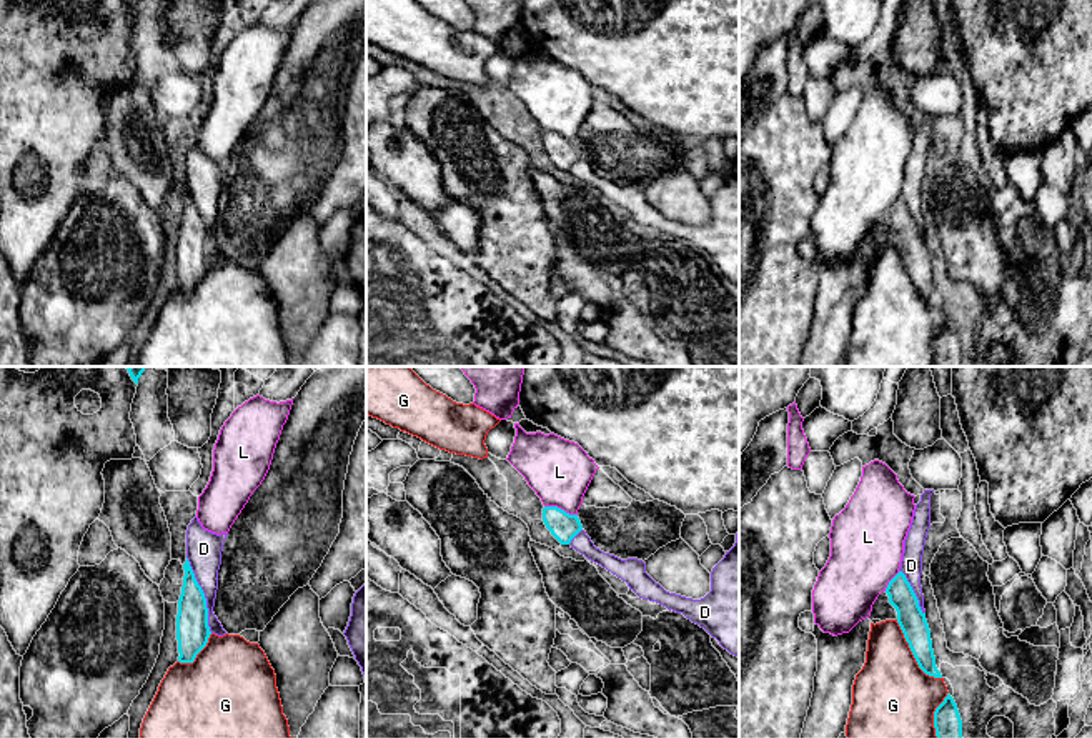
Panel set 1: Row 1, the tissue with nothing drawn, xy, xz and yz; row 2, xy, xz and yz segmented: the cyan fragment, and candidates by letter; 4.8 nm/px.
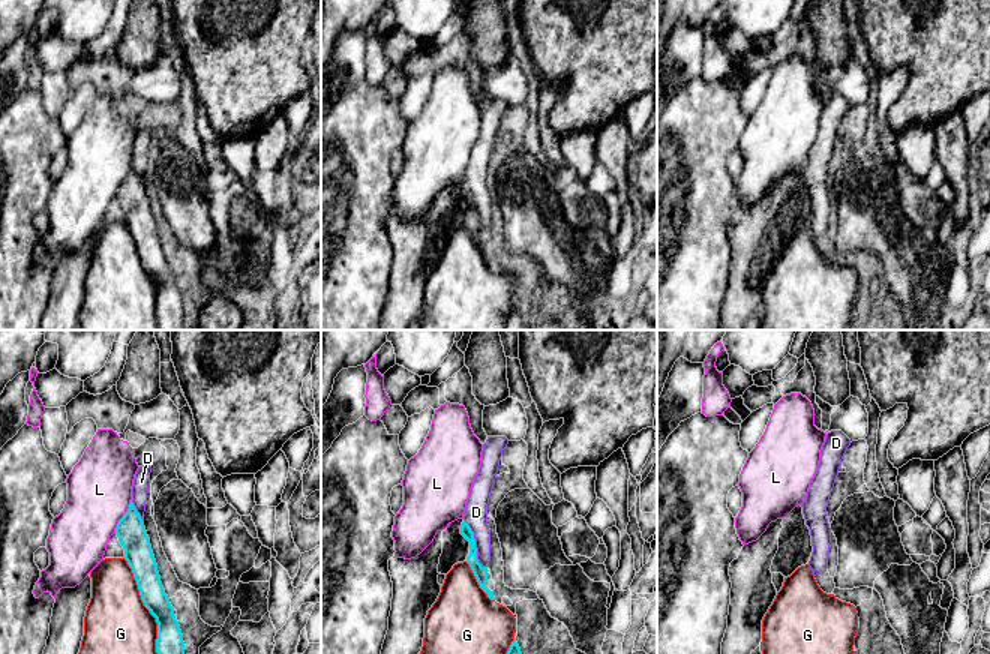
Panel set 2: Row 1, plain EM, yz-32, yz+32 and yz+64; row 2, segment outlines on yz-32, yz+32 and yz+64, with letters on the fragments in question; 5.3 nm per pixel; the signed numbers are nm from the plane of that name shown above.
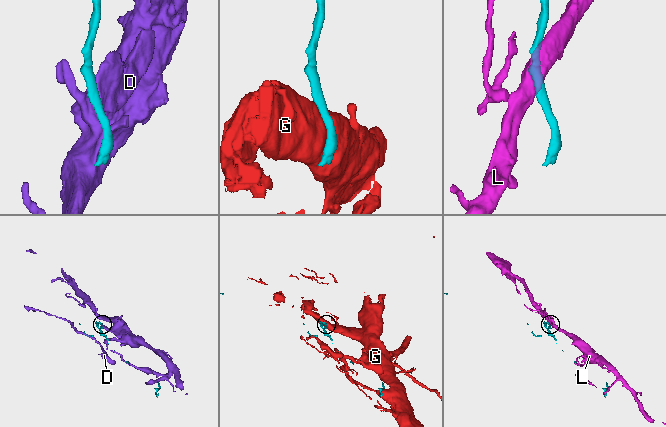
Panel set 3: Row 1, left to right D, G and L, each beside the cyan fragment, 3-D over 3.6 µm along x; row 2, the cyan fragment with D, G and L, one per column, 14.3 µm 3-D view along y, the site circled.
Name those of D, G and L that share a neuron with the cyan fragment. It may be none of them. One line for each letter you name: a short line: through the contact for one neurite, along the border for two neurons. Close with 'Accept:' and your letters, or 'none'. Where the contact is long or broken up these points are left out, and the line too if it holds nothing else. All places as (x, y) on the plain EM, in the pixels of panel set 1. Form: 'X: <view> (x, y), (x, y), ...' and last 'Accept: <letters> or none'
Accept: none

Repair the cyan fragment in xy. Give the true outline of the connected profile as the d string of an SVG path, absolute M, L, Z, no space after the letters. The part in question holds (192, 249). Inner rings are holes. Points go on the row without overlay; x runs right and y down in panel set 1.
M186 185L181 222L176 242L178 288L193 290L211 262L208 253L206 225Z

